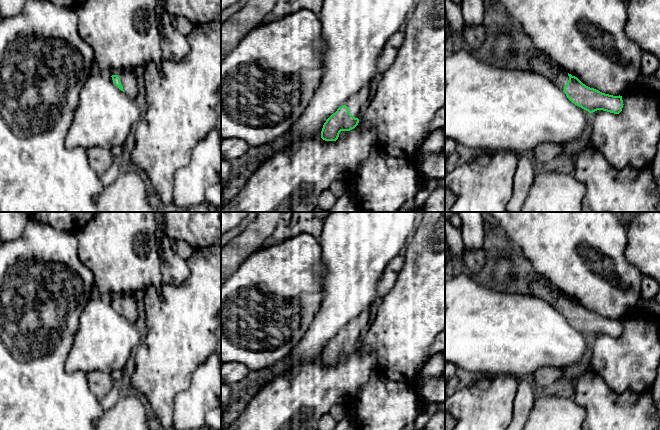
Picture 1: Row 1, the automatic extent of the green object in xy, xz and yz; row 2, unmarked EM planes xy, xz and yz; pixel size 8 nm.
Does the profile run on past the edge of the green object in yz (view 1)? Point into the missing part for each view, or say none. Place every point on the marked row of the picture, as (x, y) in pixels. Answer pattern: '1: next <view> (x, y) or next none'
1: next yz (541, 65)

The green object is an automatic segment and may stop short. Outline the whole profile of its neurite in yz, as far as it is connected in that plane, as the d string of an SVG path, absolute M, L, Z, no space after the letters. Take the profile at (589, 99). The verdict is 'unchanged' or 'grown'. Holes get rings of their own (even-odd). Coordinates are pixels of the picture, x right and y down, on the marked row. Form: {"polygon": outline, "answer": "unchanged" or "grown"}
{"polygon": "M544 54L537 58L524 60L529 71L543 75L556 84L575 105L593 113L603 110L619 114L623 108L622 96L613 96L602 93L583 84L577 77L565 72L556 66Z", "answer": "grown"}

